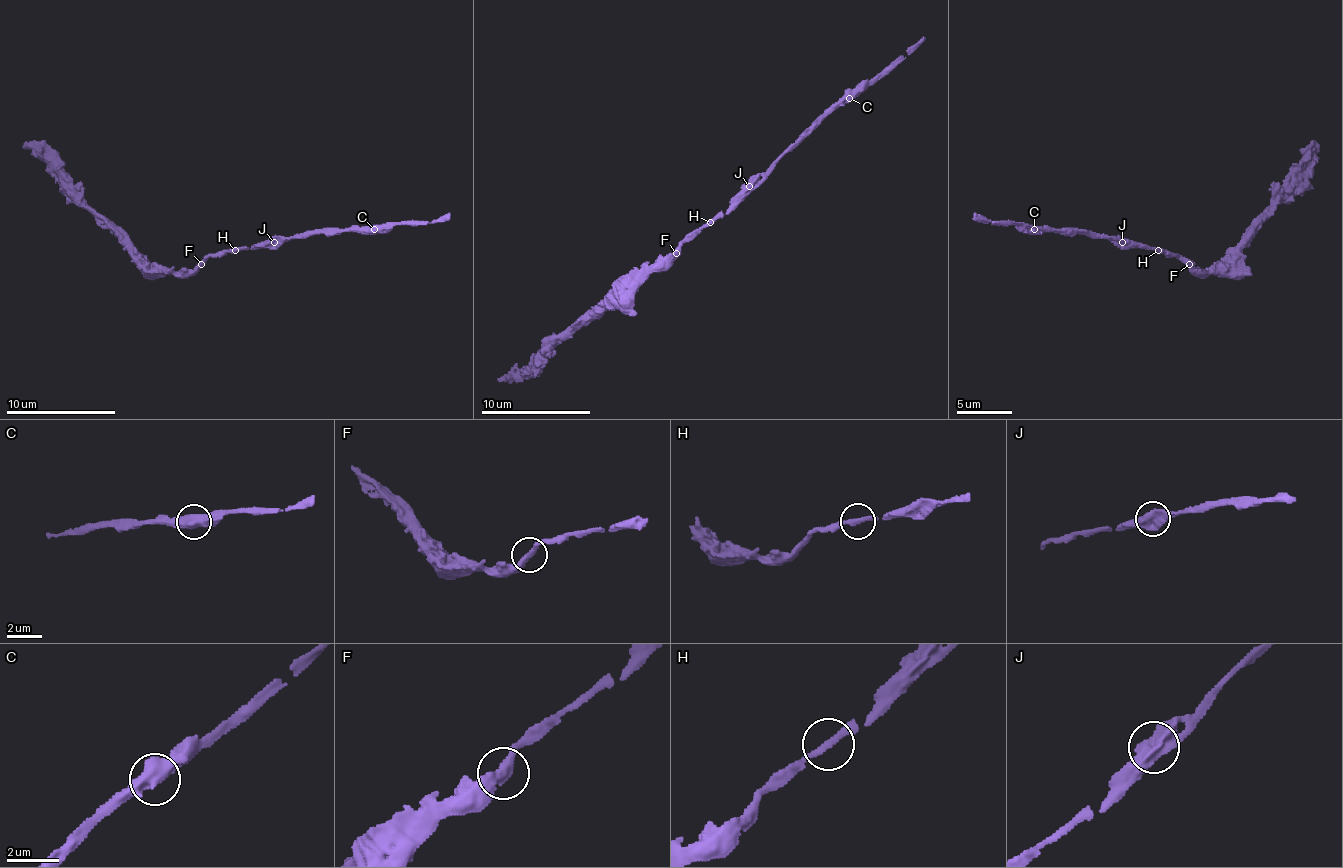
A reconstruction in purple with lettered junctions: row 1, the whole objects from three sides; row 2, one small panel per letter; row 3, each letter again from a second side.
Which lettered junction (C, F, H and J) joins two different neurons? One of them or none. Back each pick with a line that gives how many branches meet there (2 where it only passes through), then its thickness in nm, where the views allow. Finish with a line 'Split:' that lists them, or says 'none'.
Split: none

